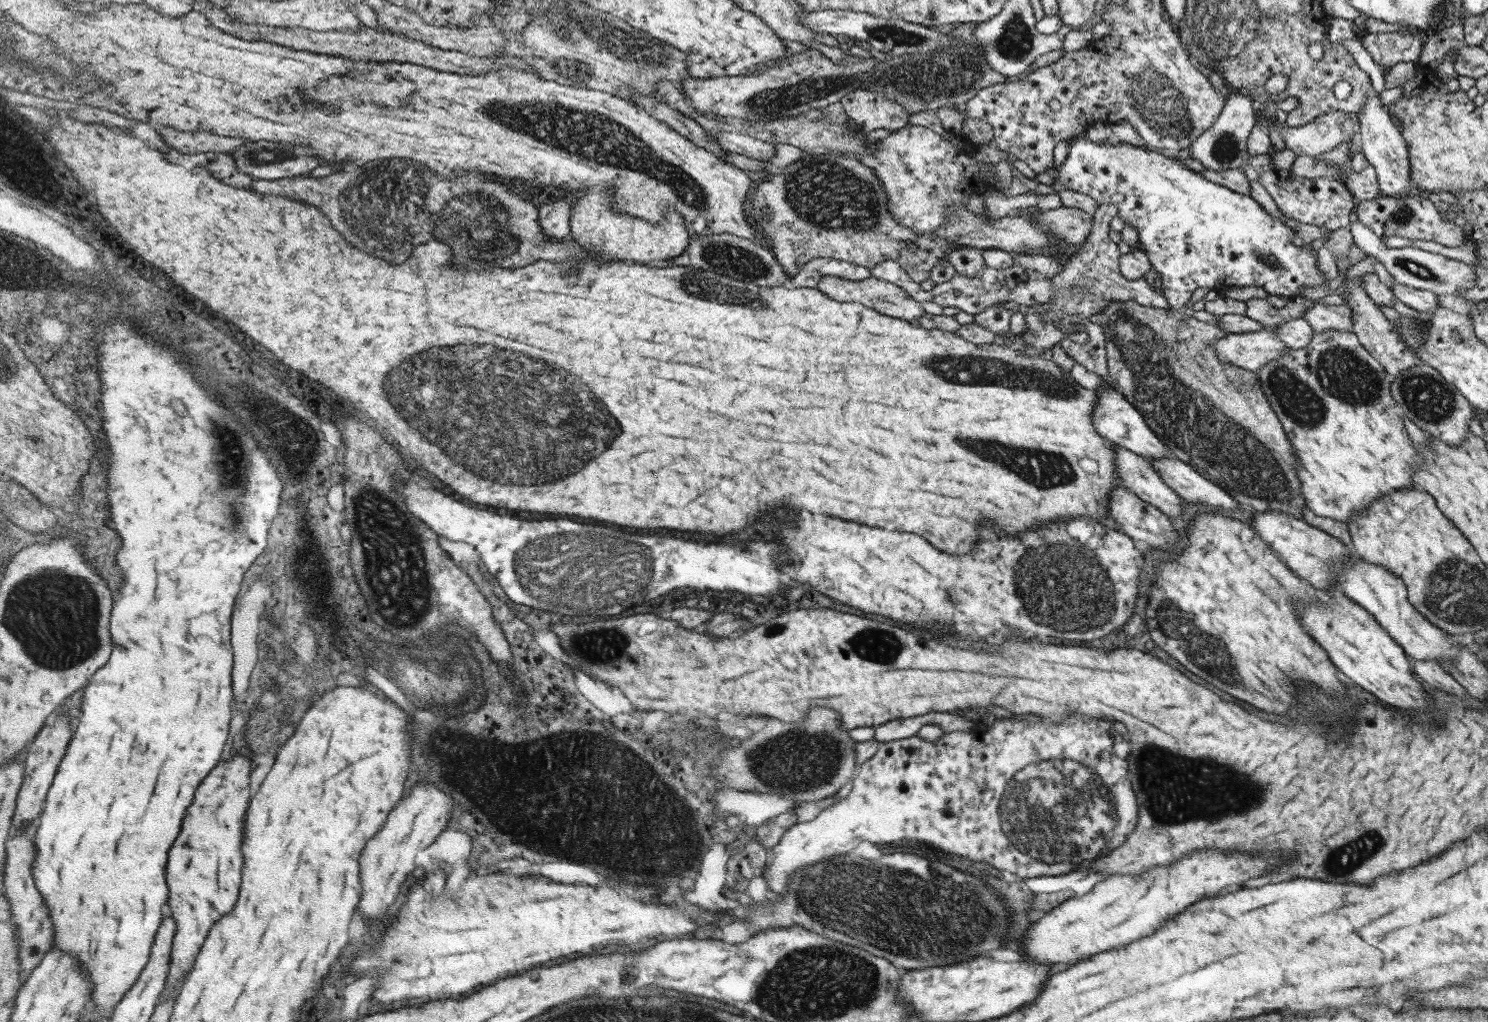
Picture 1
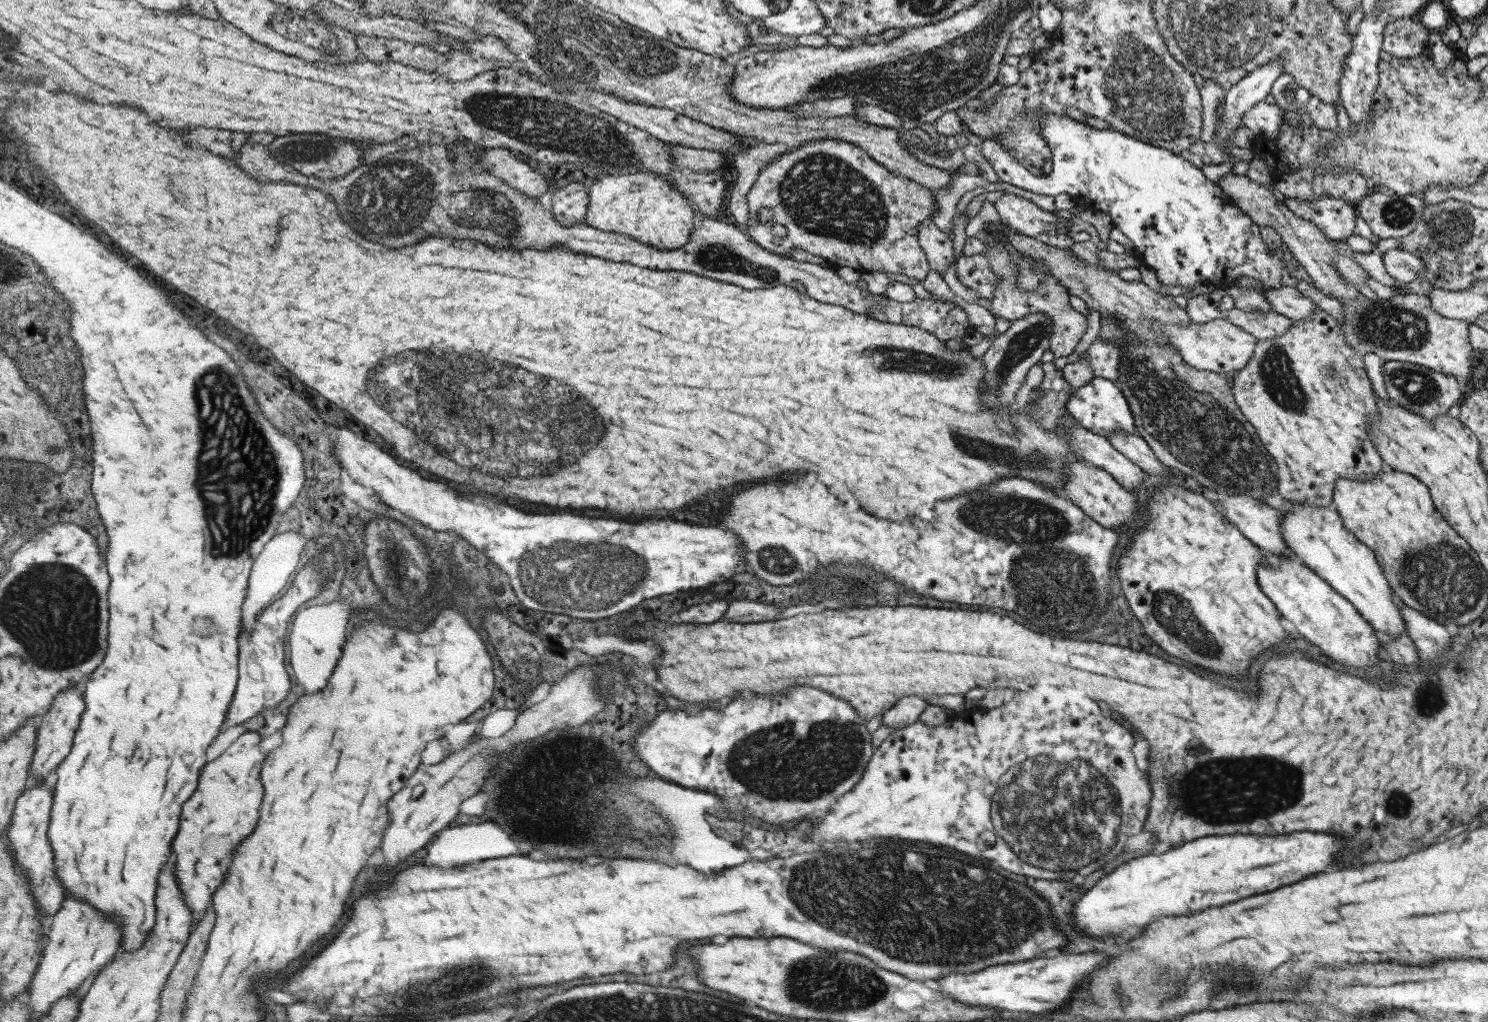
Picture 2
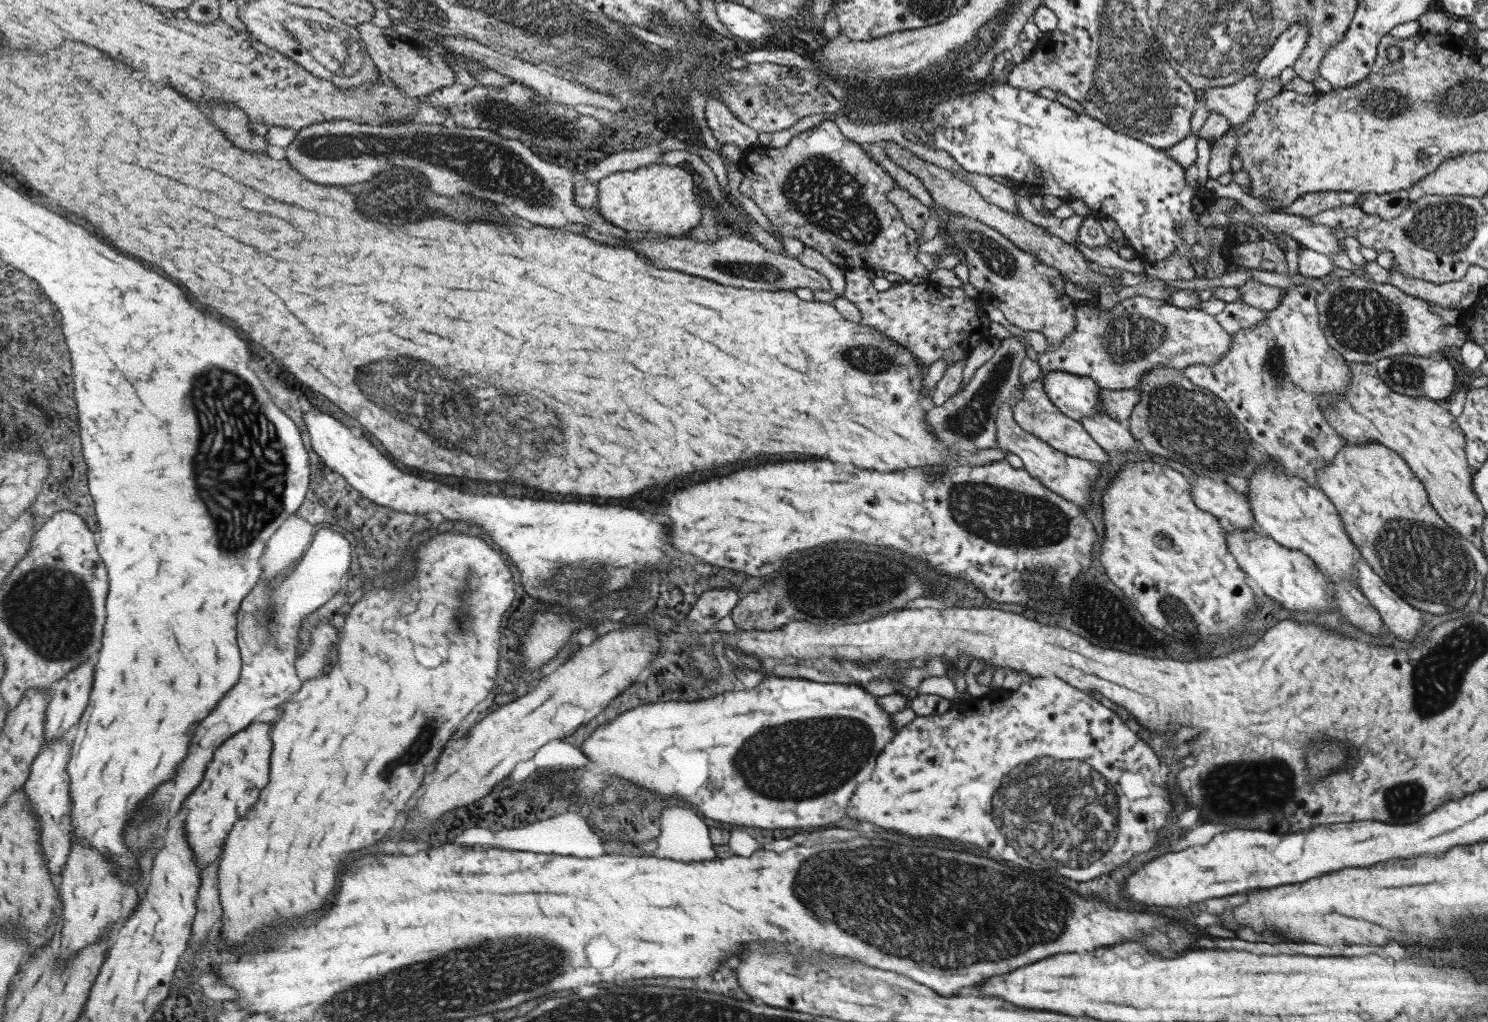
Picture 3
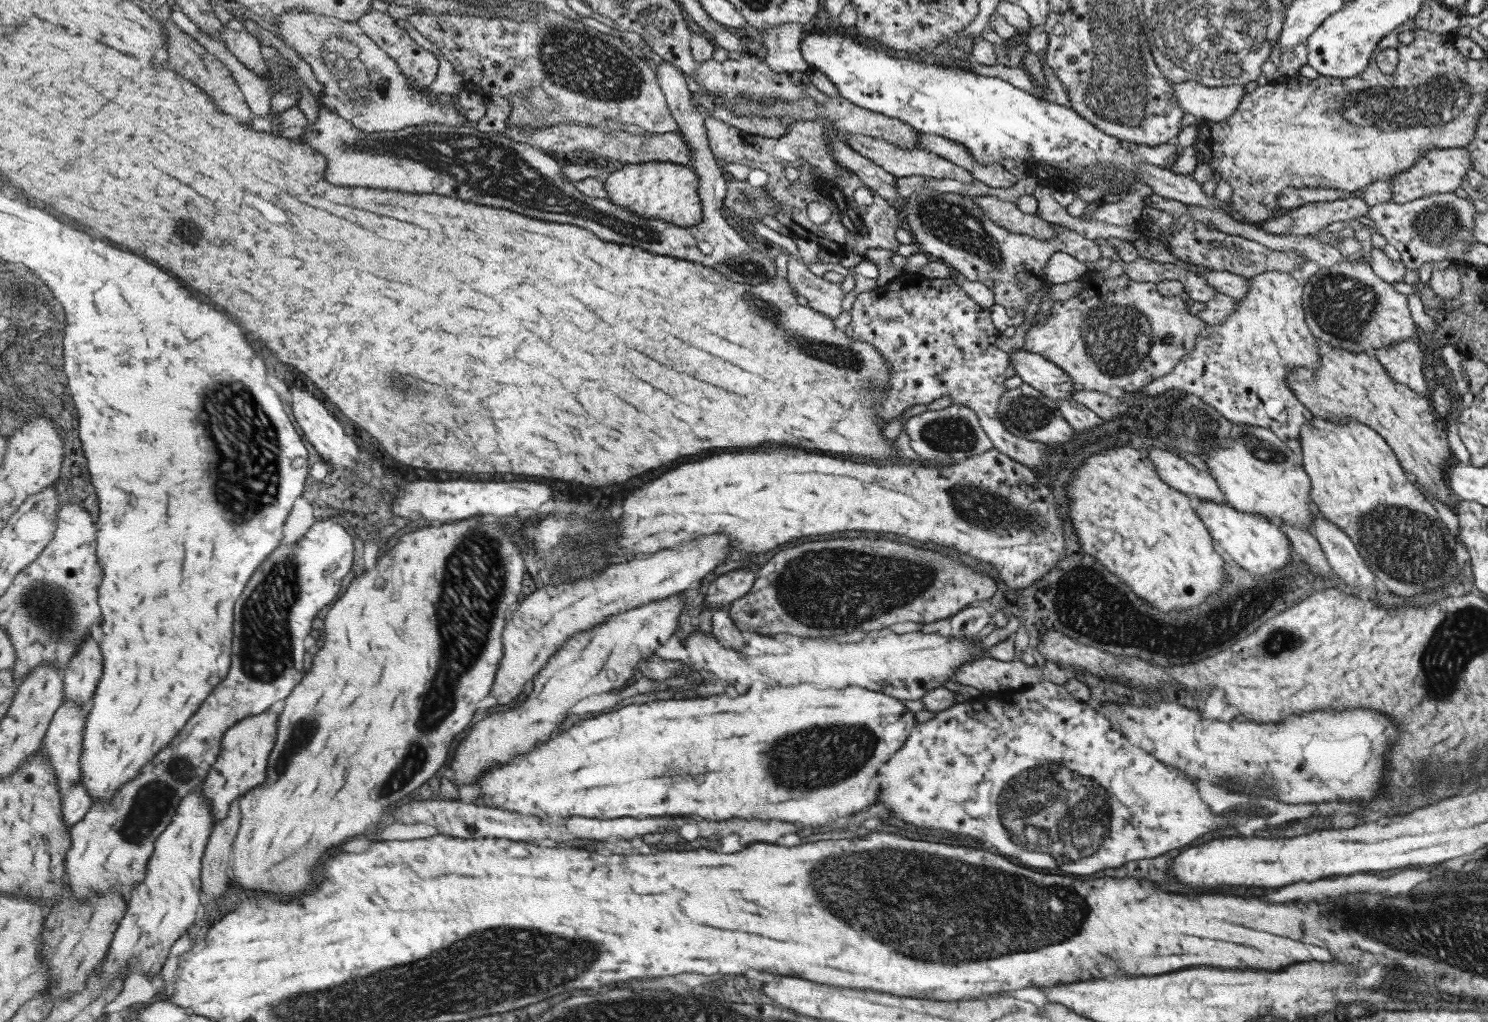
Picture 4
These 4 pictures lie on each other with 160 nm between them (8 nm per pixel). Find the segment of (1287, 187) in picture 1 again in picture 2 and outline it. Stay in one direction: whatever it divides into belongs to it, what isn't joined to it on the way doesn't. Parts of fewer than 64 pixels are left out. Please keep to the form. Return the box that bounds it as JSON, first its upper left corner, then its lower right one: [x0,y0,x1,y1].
[1283,194,1357,239]

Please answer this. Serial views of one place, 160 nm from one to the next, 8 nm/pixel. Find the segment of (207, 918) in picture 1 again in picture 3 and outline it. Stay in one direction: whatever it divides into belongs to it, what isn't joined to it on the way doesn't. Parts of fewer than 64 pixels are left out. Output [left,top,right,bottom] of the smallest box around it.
[184,722,274,875]

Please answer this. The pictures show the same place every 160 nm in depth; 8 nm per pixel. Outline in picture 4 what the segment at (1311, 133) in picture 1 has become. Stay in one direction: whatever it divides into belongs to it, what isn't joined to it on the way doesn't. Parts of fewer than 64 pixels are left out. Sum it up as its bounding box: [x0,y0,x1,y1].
[1172,81,1245,122]

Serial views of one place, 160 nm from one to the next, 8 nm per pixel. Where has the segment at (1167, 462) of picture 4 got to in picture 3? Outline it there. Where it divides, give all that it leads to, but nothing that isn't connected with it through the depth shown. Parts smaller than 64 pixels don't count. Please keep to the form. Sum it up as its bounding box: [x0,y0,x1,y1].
[1188,476,1256,530]

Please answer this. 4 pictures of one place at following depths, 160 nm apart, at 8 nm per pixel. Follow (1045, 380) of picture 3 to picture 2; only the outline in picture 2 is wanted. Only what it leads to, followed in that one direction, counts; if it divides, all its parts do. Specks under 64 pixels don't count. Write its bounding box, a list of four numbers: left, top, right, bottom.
[1064,377,1137,437]

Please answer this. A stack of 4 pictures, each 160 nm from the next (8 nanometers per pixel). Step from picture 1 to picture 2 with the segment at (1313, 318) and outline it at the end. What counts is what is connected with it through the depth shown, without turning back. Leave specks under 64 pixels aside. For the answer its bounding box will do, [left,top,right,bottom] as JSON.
[1264,286,1317,321]

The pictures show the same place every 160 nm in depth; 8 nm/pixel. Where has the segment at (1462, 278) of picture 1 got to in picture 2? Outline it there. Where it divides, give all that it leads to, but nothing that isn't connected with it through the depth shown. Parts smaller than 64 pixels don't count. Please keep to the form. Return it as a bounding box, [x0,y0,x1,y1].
[1382,248,1424,282]

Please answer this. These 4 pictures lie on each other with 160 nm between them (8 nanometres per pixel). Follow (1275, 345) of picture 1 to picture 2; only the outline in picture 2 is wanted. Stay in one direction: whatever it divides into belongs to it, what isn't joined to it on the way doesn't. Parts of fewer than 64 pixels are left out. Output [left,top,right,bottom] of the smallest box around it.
[1163,318,1257,375]

